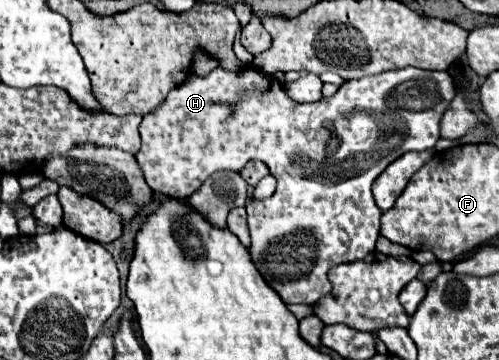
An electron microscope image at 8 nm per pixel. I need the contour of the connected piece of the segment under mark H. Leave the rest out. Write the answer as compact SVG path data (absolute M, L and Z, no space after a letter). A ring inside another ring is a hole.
M217 66L209 76L191 74L181 86L177 86L175 90L171 90L171 94L167 94L167 98L159 104L159 108L155 108L151 114L143 116L143 122L139 126L143 144L141 144L141 150L135 158L137 158L137 164L143 172L143 176L145 176L145 182L151 186L151 190L161 192L161 194L172 198L185 199L190 197L213 172L240 172L249 160L265 162L269 166L271 174L277 180L277 192L271 198L251 200L247 204L247 216L249 216L247 222L249 222L249 230L251 230L251 248L249 248L249 252L251 252L251 258L253 258L255 266L259 268L259 272L267 280L267 284L271 288L275 288L275 292L279 292L279 296L283 298L285 304L309 304L309 306L313 306L319 298L323 298L325 294L331 292L331 284L327 282L327 270L331 266L337 266L337 264L343 264L343 262L353 262L353 260L363 260L369 252L375 250L381 210L375 206L375 200L371 196L373 180L393 160L397 160L405 152L421 152L421 150L431 150L435 146L435 142L439 140L441 116L447 110L447 106L451 104L453 96L455 96L455 86L453 86L453 78L449 76L449 72L433 72L433 70L421 70L421 68L401 68L401 70L393 70L393 72L367 76L367 78L361 78L361 80L347 80L331 98L323 98L315 104L297 104L295 100L291 100L285 94L281 82L271 74L263 74L261 70L255 70L253 66L243 68L243 70L227 70L227 68ZM289 234L293 234L293 240L281 240Z

